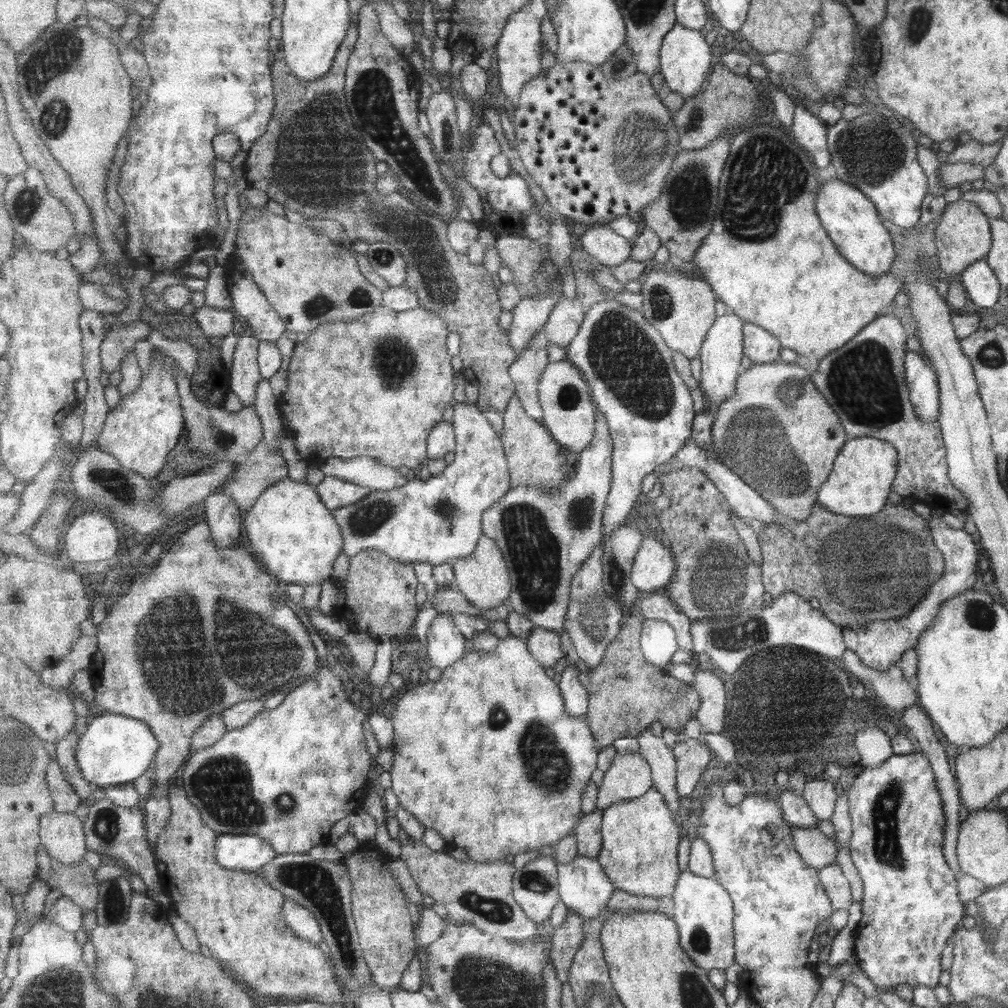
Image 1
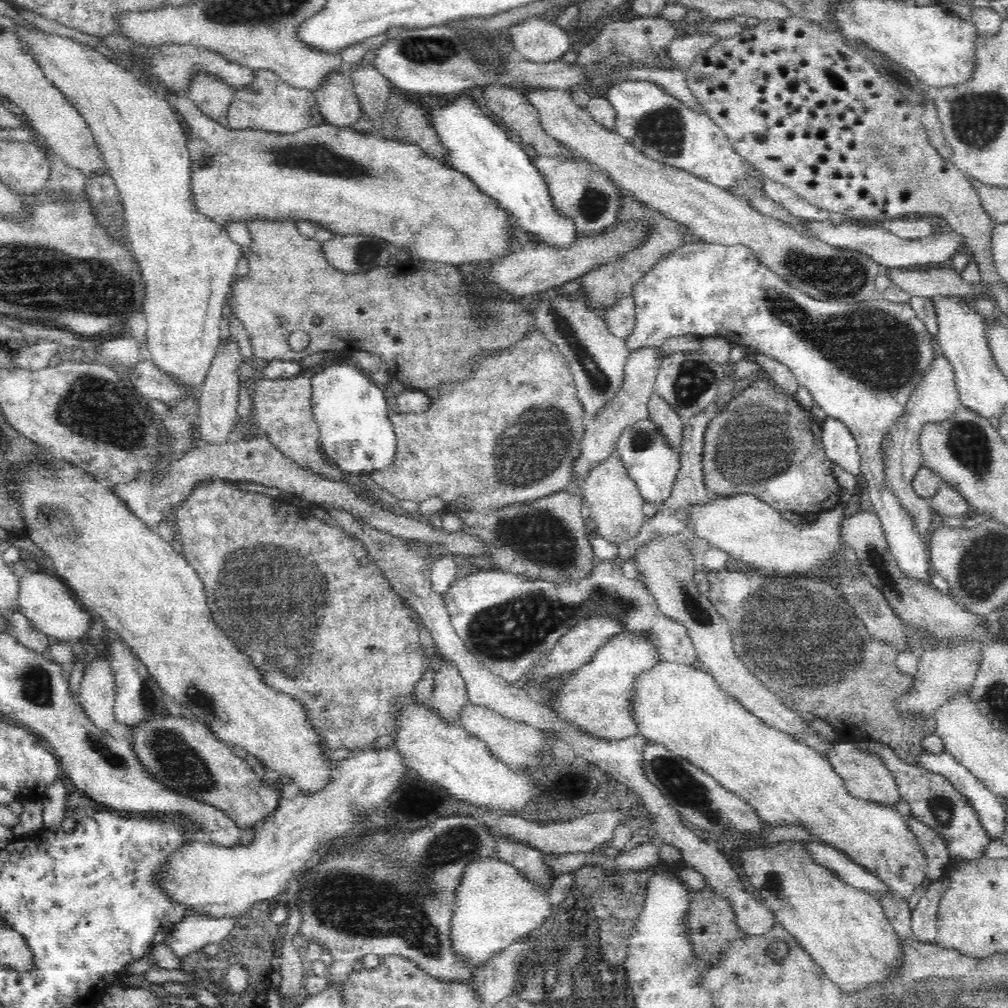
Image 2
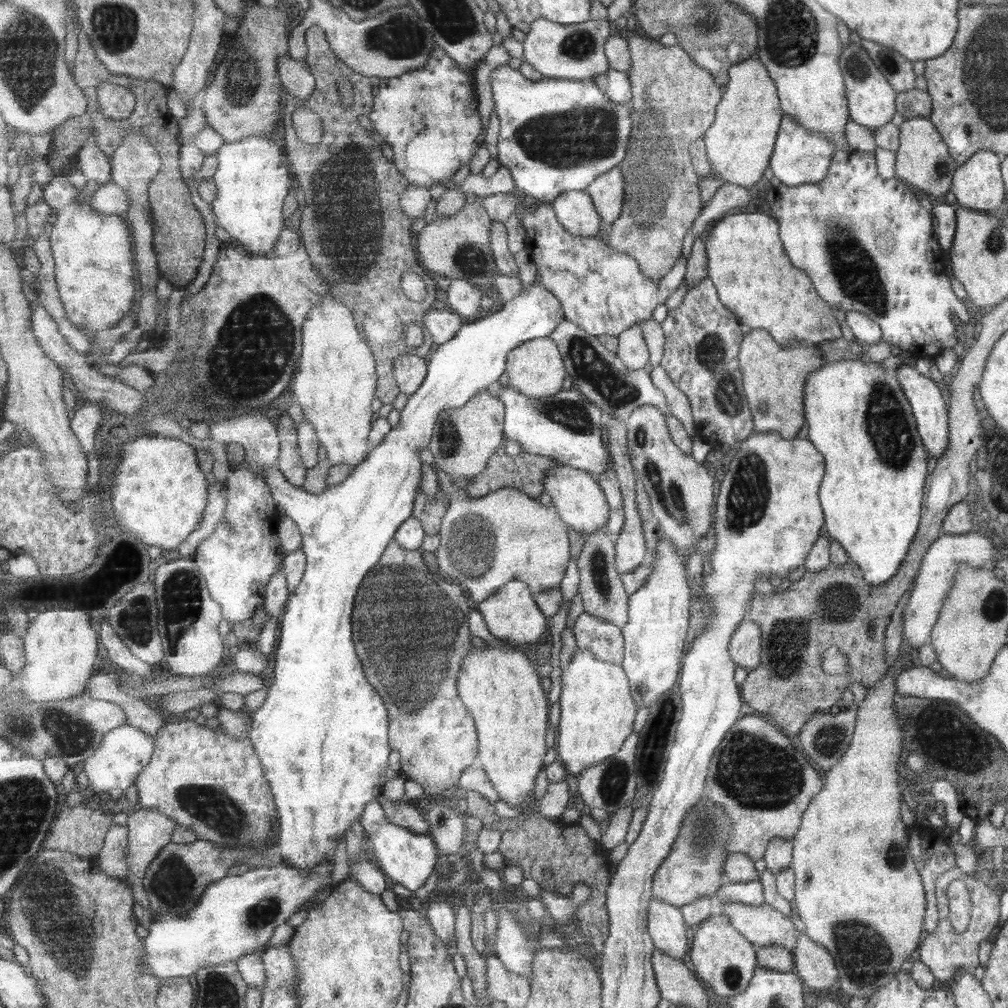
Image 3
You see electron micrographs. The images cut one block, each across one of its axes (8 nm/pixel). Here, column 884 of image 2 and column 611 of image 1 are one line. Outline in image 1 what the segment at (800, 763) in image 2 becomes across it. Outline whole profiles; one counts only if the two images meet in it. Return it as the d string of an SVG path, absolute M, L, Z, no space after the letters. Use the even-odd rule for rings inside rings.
M654 786L645 796L636 799L621 801L606 808L603 813L603 845L599 853L600 864L607 877L616 888L620 888L635 896L654 896L659 899L663 896L673 897L679 883L681 870L679 868L679 828L671 816L673 810L669 808L668 801Z

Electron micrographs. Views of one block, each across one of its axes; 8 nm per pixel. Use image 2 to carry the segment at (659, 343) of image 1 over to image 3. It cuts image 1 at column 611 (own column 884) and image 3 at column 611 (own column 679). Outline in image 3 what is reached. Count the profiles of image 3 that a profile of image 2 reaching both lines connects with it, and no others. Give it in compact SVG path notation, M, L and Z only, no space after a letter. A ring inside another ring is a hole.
M528 198L523 200L519 214L521 219L523 219L523 225L525 225L525 228L527 229L527 234L529 234L529 242L531 242L531 244L529 244L529 251L531 252L533 261L535 262L537 272L540 275L541 283L543 283L545 287L551 290L551 292L561 300L561 304L564 305L565 319L578 324L589 334L596 337L603 336L603 334L609 334L609 336L615 337L619 336L622 332L627 331L628 328L635 326L635 324L640 324L644 320L651 318L653 316L653 310L655 310L659 304L665 304L665 302L667 302L667 298L669 298L669 296L679 288L679 284L681 284L682 280L686 280L686 275L688 274L688 259L684 256L681 256L680 260L677 261L676 266L672 268L672 271L669 272L668 275L665 275L664 280L651 280L649 276L645 276L645 274L641 272L641 266L633 256L629 256L629 254L625 254L625 252L617 252L612 245L607 245L605 242L601 242L599 237L580 238L579 236L575 236L572 232L569 232L563 224L561 224L560 220L557 218L556 209L553 208L551 203L545 203L544 201L539 203L538 201L535 201L536 207L535 209L531 209L530 206L527 206L530 201L534 200L530 200Z

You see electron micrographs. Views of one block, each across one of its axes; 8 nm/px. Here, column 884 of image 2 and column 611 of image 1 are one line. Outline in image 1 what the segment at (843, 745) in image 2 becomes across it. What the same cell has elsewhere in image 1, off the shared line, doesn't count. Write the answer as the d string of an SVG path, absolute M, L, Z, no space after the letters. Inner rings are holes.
M640 752L617 753L597 788L597 809L604 811L621 801L645 796L653 786L652 765Z

